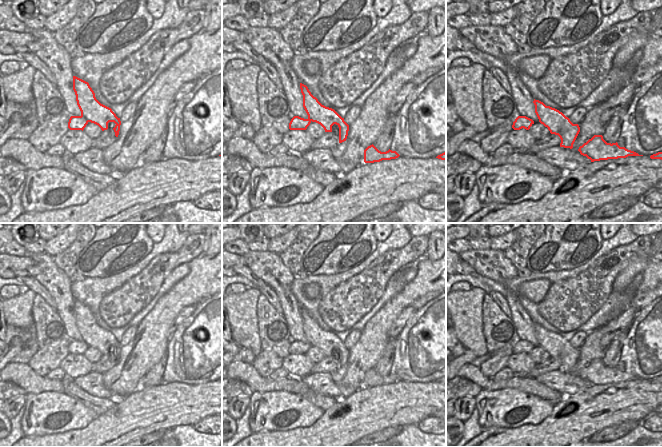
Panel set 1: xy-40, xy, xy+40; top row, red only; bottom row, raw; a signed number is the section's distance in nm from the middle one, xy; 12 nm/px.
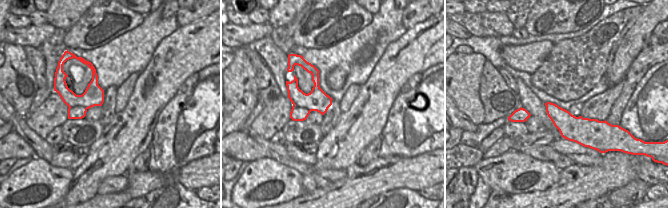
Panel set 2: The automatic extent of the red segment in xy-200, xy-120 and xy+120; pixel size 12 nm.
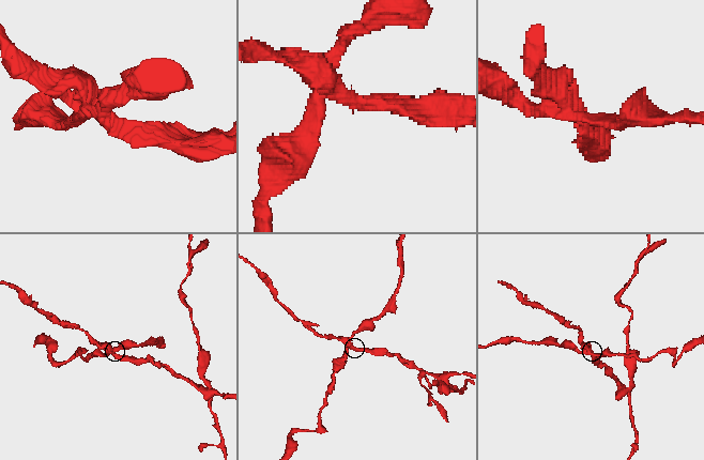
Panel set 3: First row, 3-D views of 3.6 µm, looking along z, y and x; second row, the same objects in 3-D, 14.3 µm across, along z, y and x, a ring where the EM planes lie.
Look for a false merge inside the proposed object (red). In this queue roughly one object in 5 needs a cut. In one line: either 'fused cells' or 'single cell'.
fused cells

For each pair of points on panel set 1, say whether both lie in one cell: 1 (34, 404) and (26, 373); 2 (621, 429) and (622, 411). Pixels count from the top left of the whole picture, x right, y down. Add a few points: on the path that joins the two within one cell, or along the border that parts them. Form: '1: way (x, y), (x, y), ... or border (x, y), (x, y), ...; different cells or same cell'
1: border (54, 390), (27, 394); different cells
2: border (640, 421), (624, 420), (607, 426), (600, 431); different cells

